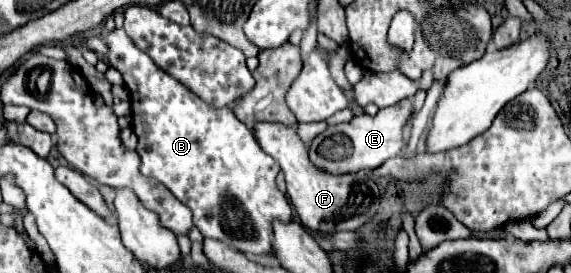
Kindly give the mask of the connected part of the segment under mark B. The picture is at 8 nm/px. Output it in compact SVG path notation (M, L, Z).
M123 28L103 32L99 38L107 44L109 66L121 72L131 94L133 130L139 138L137 154L141 156L141 174L167 186L171 194L193 212L193 224L205 238L229 242L243 254L271 254L271 220L293 220L287 196L275 186L279 164L275 164L275 160L259 148L253 132L231 112L231 108L215 108L205 100L199 100L199 96L195 96L187 86L179 84L173 76L167 76L161 68L155 68L155 62L145 52L135 48L135 42Z

